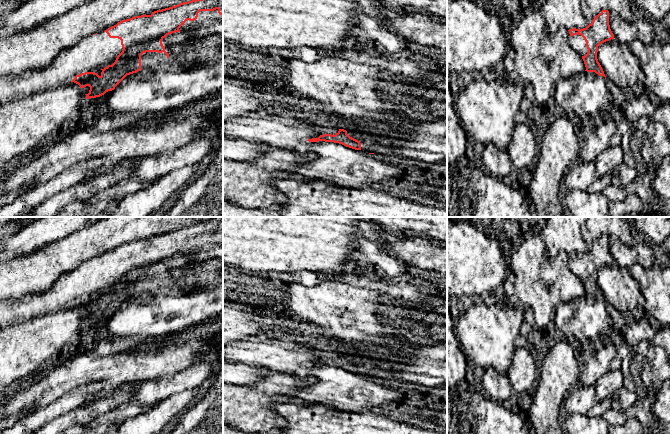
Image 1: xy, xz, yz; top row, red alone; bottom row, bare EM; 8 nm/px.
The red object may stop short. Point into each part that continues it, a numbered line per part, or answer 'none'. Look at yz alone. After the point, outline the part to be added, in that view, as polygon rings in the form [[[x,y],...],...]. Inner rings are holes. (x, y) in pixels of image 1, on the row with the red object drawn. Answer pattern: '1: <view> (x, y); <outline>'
1: yz (577, 42); [[[577,34],[574,36],[570,36],[568,41],[571,48],[578,52],[581,56],[585,56],[587,54],[588,49],[586,46],[586,42],[581,35]]]

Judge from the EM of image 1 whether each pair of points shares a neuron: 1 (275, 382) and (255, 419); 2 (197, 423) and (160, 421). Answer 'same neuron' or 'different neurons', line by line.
1: same neuron
2: different neurons

